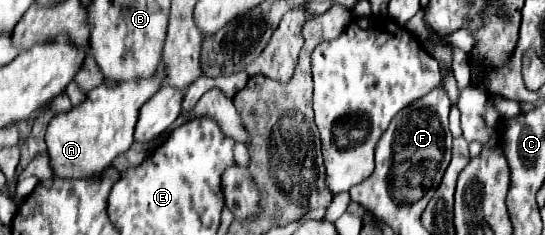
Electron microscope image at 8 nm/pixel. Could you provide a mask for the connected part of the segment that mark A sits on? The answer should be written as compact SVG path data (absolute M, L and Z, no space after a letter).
M164 69L152 79L136 81L106 81L88 91L82 105L56 115L46 131L46 145L50 157L50 169L54 179L84 179L94 171L106 169L118 155L126 153L134 143L132 133L140 107L158 91L164 81Z

